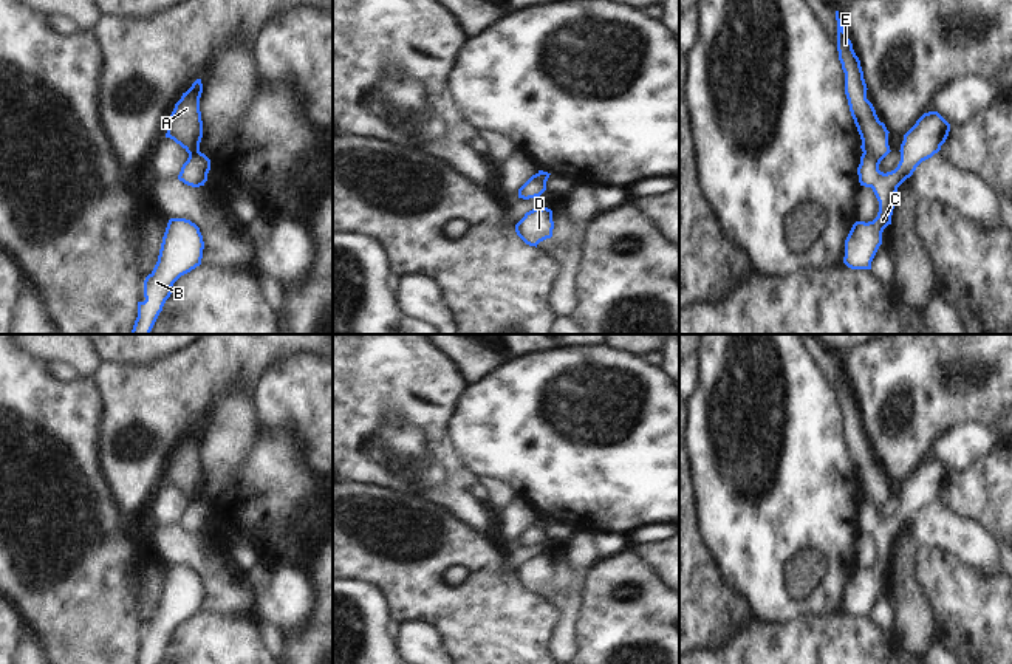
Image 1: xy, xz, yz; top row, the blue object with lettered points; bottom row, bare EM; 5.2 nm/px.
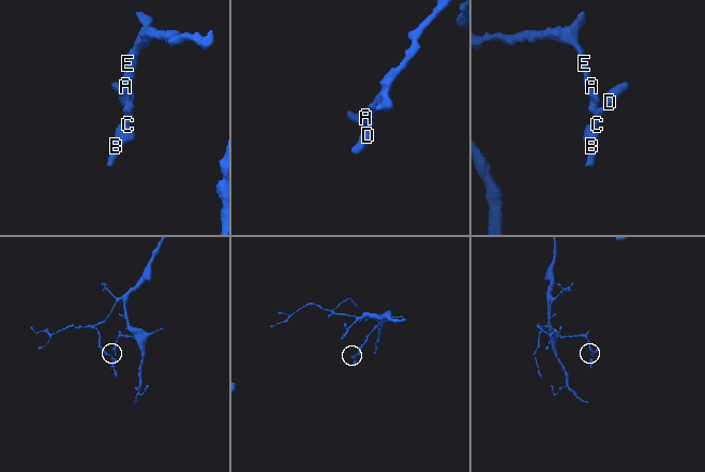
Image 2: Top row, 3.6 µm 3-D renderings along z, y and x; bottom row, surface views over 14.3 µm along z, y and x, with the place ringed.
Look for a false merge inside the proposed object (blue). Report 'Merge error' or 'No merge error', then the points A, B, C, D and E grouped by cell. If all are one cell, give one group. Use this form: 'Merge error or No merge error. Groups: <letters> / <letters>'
Merge error. Groups: A E / B C D.

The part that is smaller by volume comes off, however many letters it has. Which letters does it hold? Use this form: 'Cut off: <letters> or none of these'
Cut off: B, C, D

